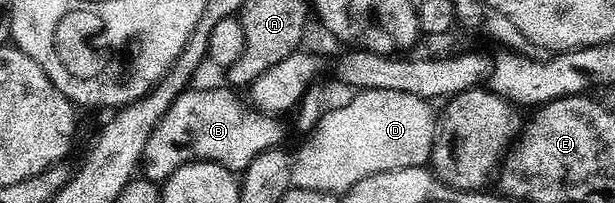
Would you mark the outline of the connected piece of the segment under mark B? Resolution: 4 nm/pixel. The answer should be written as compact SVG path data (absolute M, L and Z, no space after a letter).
M191 88L175 101L173 108L169 108L169 112L160 120L143 153L141 170L142 173L147 173L144 174L146 181L166 183L182 166L196 160L215 162L226 170L242 172L249 168L249 164L253 164L253 160L257 160L257 156L261 156L266 150L276 149L282 143L279 141L283 138L283 130L275 123L278 121L274 117L245 110L230 93L235 95L227 88Z

